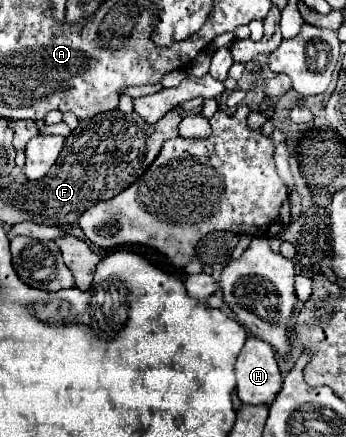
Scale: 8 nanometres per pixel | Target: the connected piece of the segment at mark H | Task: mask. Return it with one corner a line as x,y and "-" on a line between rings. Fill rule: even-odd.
247,336
235,362
237,396
245,404
271,404
281,390
281,370
273,348
257,338

